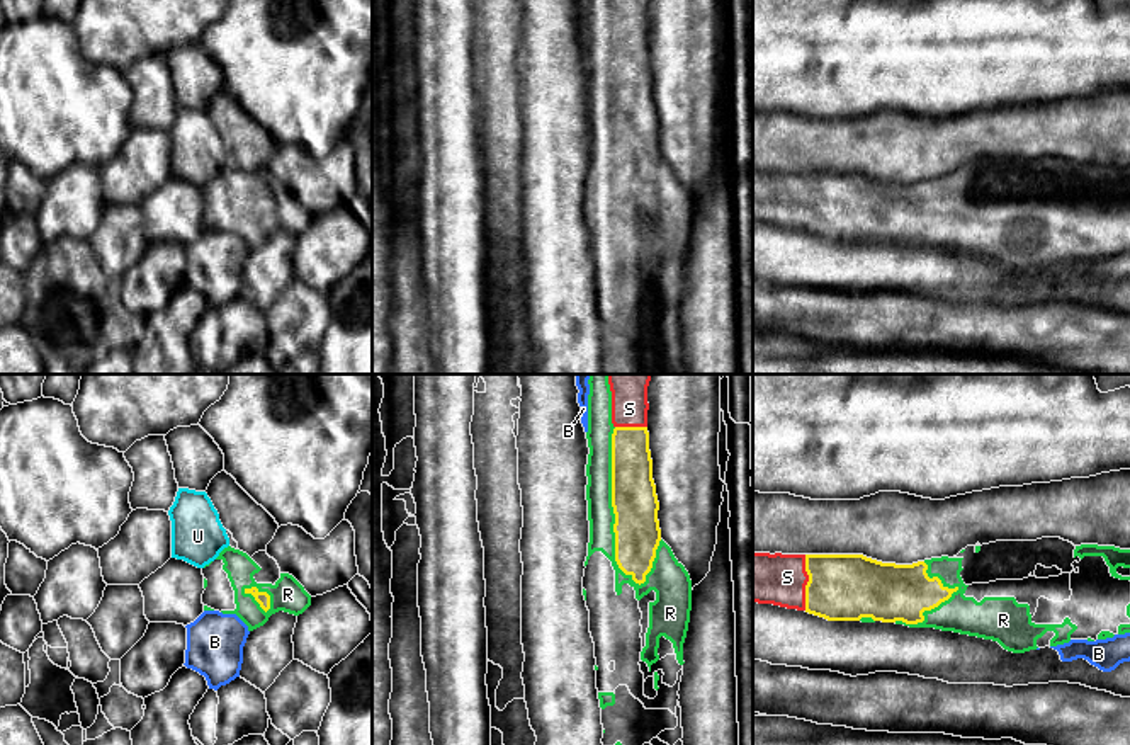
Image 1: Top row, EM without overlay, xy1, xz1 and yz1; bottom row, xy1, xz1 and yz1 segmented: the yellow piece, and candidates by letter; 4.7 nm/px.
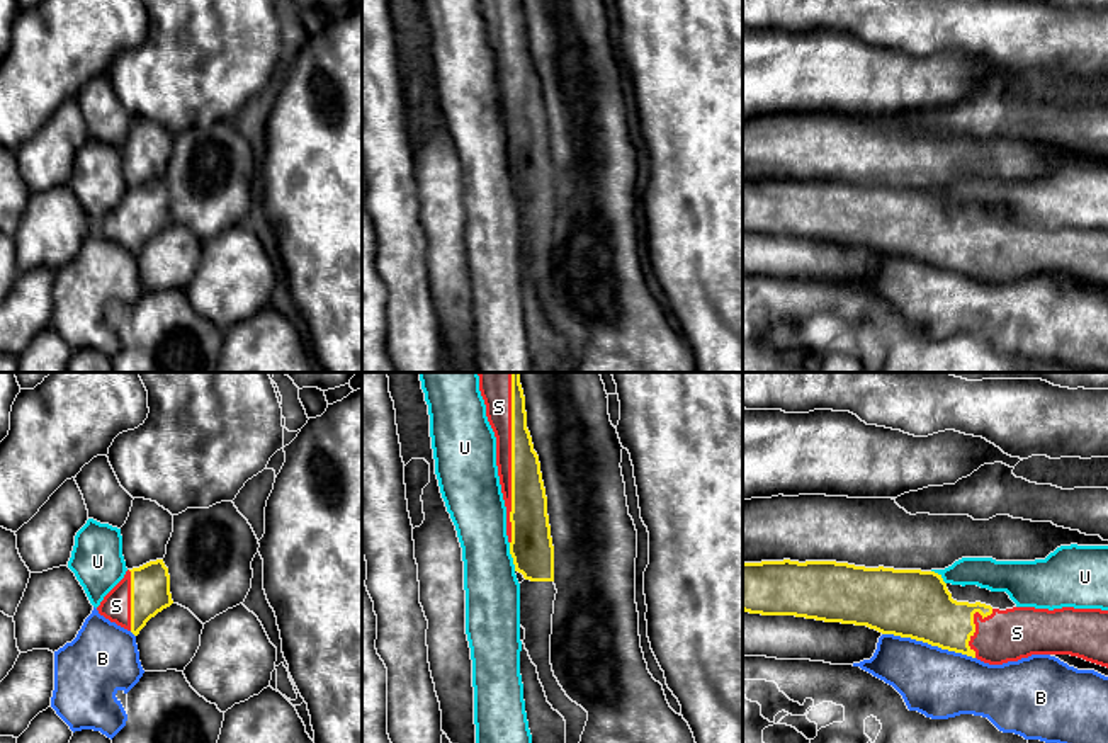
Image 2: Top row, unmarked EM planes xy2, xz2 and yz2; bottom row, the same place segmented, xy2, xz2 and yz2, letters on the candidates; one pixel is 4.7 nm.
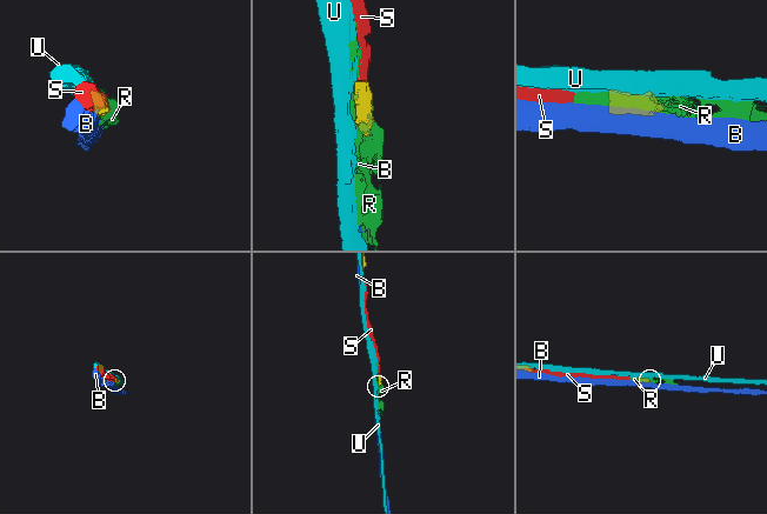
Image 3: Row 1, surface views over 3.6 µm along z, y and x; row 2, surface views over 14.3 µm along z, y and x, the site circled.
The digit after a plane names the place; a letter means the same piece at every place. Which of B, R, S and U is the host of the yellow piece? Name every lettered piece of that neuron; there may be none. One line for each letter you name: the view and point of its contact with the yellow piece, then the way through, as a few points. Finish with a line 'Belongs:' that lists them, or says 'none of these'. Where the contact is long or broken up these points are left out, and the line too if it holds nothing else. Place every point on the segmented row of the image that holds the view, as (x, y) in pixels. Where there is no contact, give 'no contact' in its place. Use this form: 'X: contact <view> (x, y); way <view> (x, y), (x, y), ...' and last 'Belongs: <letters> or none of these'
Belongs: none of these

